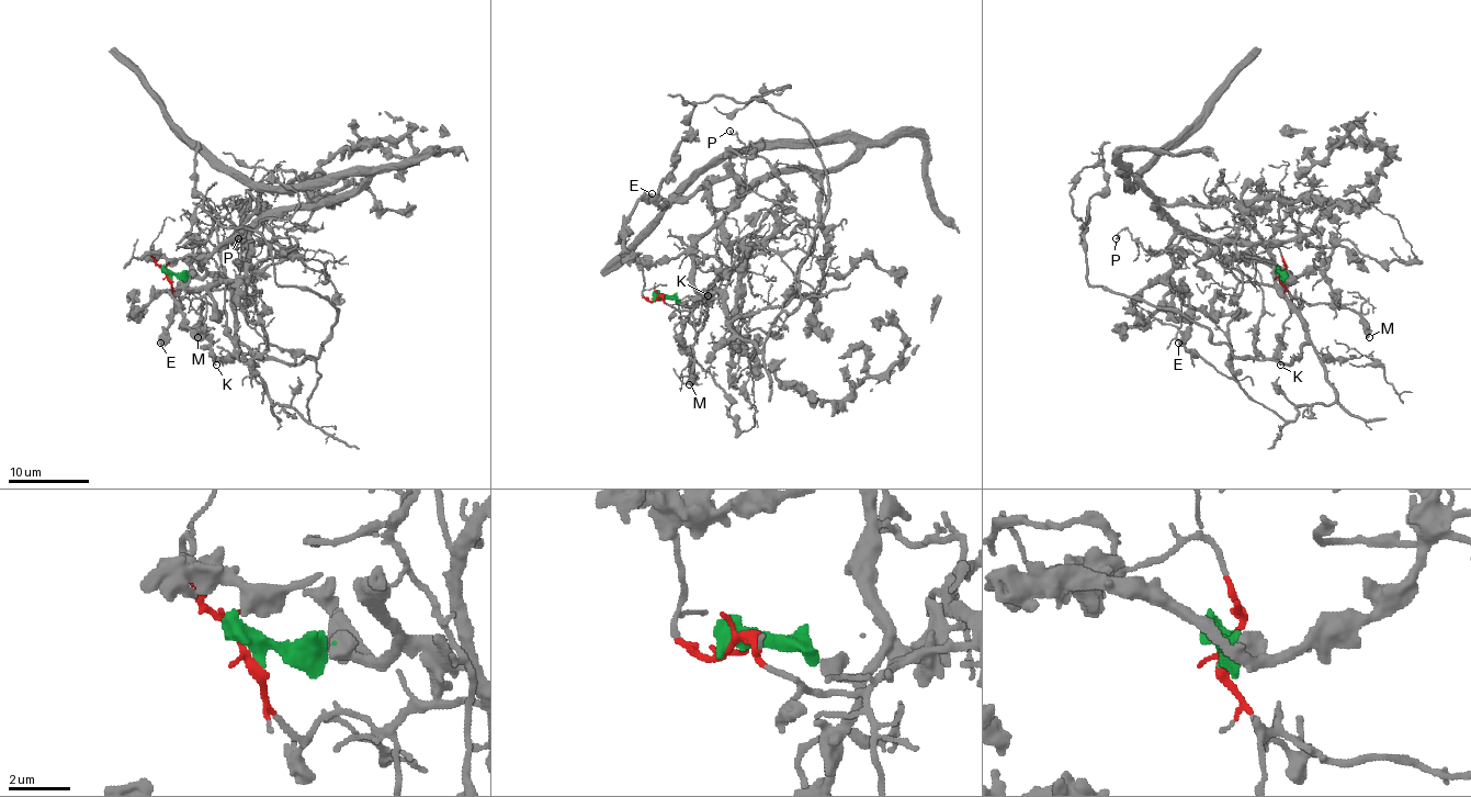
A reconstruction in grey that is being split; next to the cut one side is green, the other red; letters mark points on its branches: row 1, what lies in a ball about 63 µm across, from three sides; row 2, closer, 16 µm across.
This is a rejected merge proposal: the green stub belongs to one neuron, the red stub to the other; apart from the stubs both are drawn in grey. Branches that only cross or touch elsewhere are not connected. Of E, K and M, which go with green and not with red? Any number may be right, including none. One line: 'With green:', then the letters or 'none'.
With green: E

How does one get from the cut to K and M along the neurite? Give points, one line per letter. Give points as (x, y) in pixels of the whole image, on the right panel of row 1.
K: (1282, 272), (1282, 283), (1291, 296), (1294, 291), (1294, 295), (1291, 299), (1291, 317), (1282, 327), (1280, 366)
M: (1282, 272), (1282, 283), (1291, 296), (1294, 291), (1309, 303), (1349, 307), (1359, 315), (1364, 332), (1369, 337)

